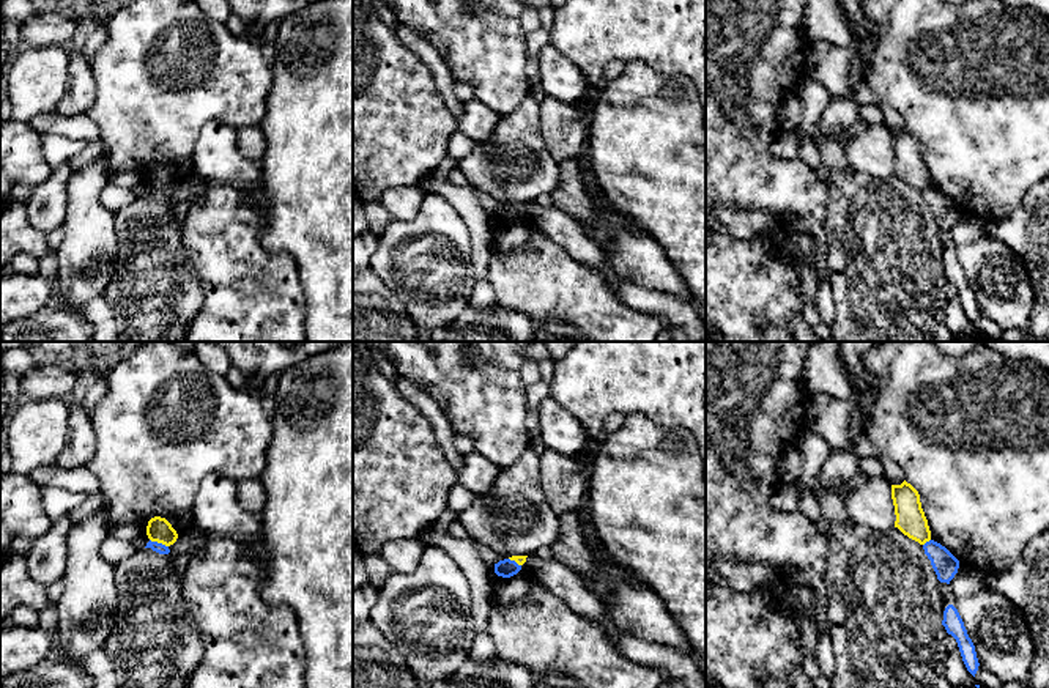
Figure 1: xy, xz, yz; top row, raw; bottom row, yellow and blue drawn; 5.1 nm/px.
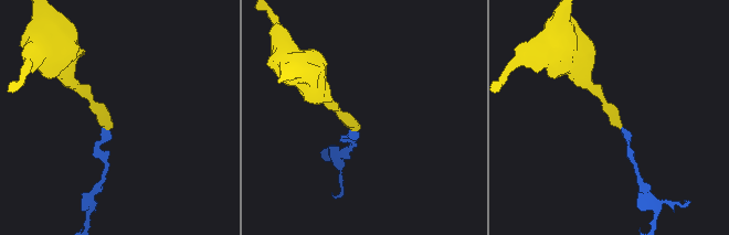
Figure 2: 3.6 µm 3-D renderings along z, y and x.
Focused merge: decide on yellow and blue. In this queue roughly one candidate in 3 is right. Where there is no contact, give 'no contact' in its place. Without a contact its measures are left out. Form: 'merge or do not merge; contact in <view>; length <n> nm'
do not merge; contact in xy; length 100 nm

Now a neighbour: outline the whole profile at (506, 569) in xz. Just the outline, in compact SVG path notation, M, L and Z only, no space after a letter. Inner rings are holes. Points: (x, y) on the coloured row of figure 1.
M504 559L495 564L495 573L502 578L510 578L517 575L520 570L521 570L521 565L518 565L515 560L510 560L510 559Z

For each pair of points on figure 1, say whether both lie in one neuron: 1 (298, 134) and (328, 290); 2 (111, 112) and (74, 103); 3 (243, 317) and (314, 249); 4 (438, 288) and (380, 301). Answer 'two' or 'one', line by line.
1: one
2: two
3: two
4: two

